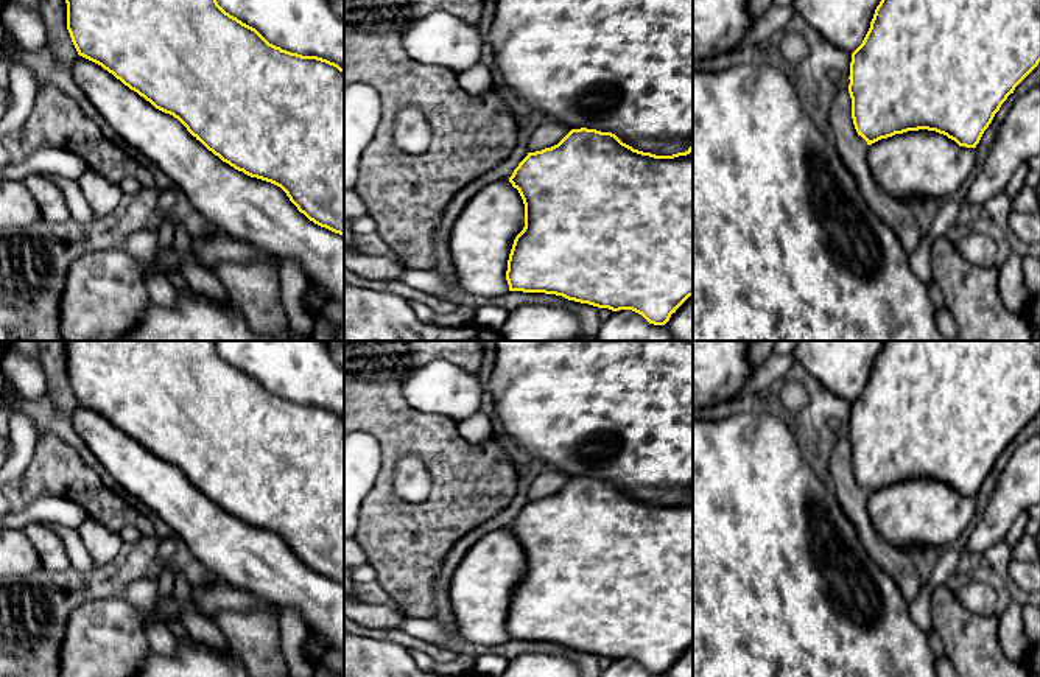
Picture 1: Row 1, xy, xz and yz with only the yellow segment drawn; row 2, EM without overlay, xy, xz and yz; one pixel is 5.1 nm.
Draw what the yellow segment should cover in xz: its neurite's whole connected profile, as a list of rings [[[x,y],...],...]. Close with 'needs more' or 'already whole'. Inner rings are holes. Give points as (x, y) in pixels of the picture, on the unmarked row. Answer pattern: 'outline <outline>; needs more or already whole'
outline [[[571,478],[557,493],[528,501],[509,528],[492,531],[469,548],[447,590],[456,635],[462,643],[480,646],[498,646],[509,640],[556,643],[612,660],[632,658],[649,672],[665,674],[671,663],[693,644],[693,490],[685,501],[655,504],[634,498],[612,481]]]; needs more

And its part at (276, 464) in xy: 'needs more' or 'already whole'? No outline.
needs more

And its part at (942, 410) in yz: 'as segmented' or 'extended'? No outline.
extended

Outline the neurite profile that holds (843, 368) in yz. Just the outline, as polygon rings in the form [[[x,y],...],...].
[[[799,341],[792,355],[831,394],[853,402],[881,347],[883,341]]]

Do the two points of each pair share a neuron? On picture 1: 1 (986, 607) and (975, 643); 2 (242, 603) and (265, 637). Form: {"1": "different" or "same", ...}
{"1": "different", "2": "different"}

